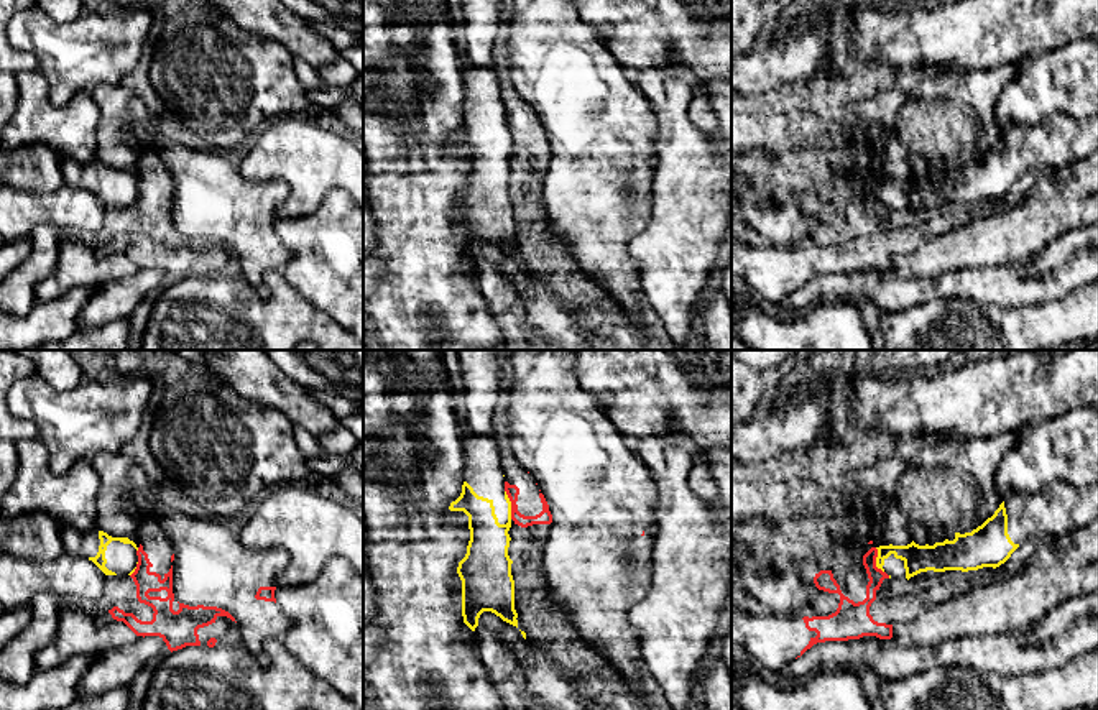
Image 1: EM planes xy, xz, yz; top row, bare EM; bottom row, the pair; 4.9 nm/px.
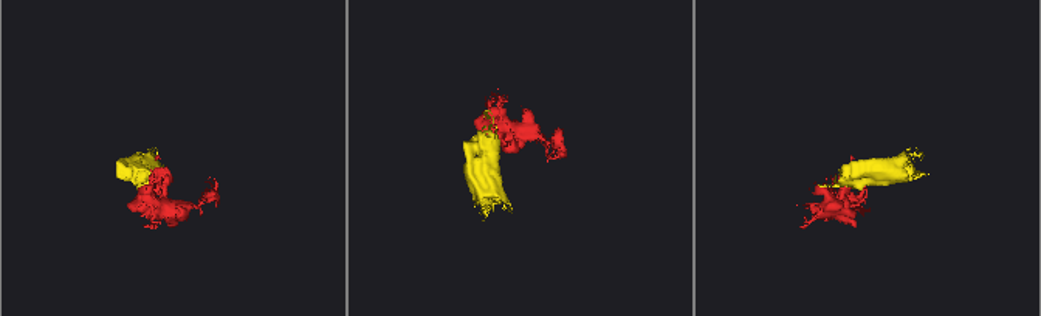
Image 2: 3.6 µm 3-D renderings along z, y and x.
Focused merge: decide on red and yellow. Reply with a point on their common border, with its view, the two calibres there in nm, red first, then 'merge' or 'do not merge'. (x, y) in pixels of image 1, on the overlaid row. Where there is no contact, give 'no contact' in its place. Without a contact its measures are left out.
xz (512, 505) | 70/200 nm | do not merge

